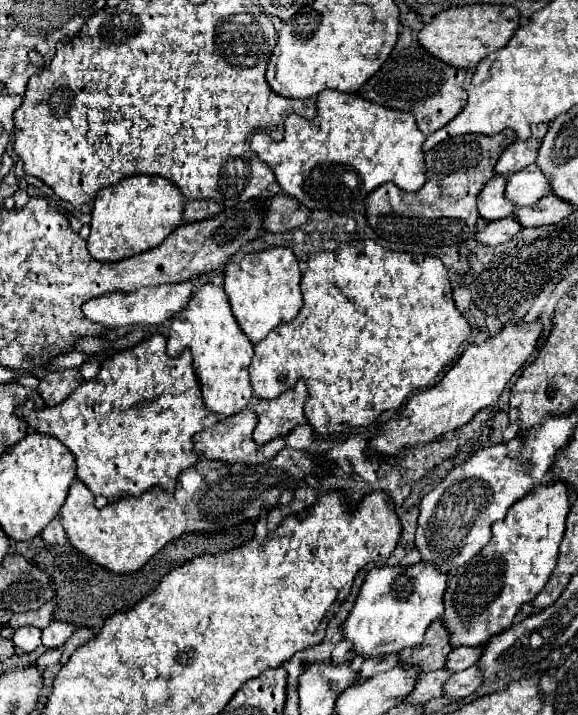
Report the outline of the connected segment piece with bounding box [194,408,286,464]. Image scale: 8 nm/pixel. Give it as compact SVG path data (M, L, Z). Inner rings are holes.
M242 410L234 416L226 416L226 418L220 418L218 424L214 428L208 428L208 430L202 430L200 434L194 436L194 450L198 454L202 454L204 458L208 460L222 460L222 462L242 462L242 464L262 464L270 458L274 458L286 444L282 438L278 440L272 440L264 446L260 444L254 444L252 440L252 432L254 432L254 410Z

